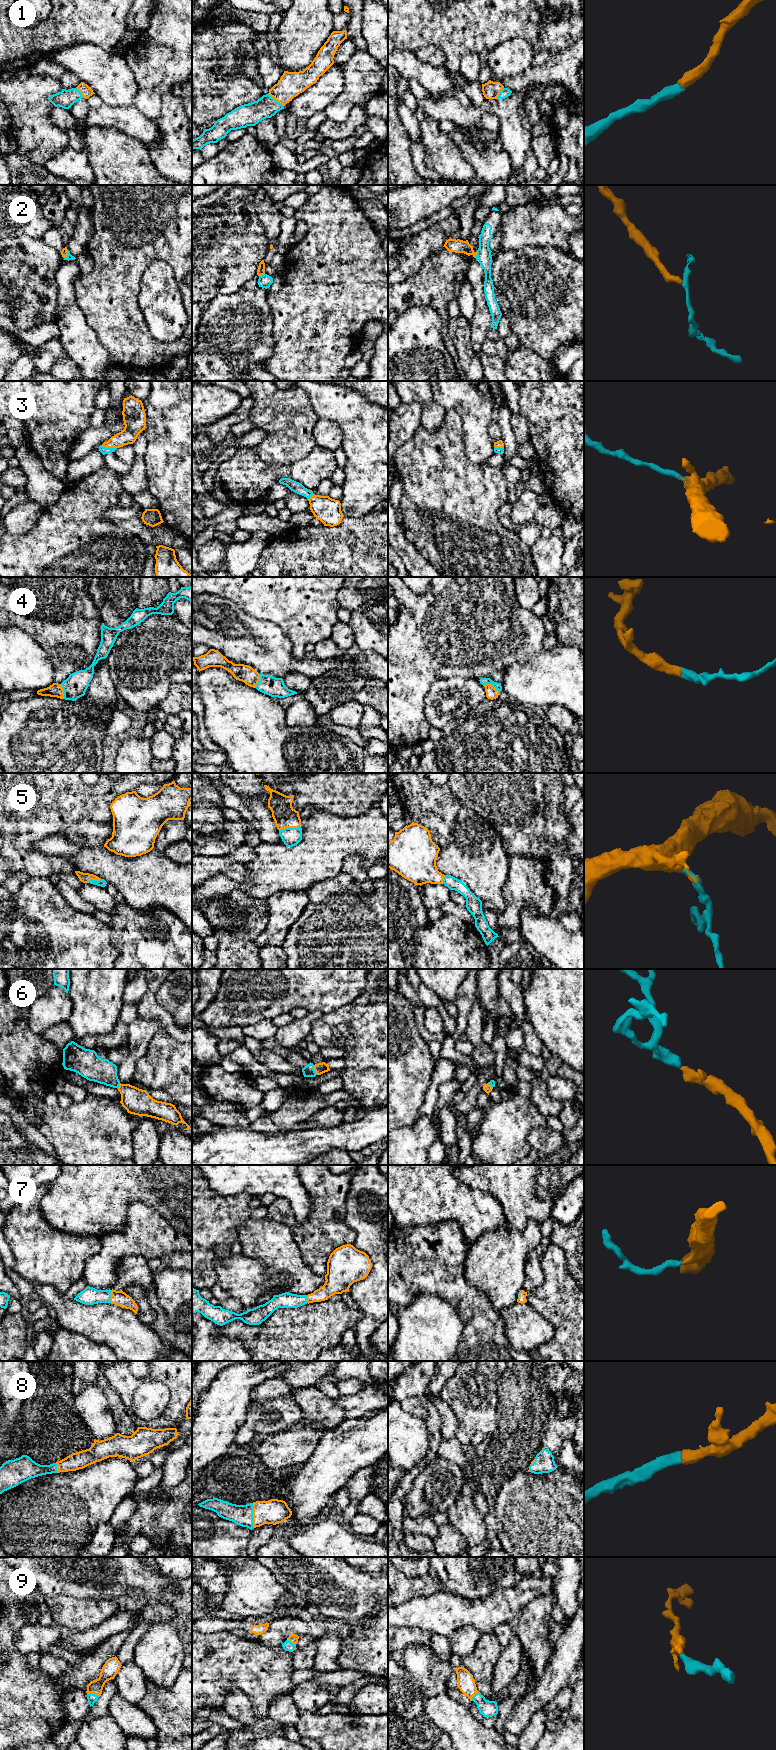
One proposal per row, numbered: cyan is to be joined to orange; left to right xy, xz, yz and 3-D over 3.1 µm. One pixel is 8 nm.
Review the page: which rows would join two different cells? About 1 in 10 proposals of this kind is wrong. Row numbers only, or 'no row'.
no row

